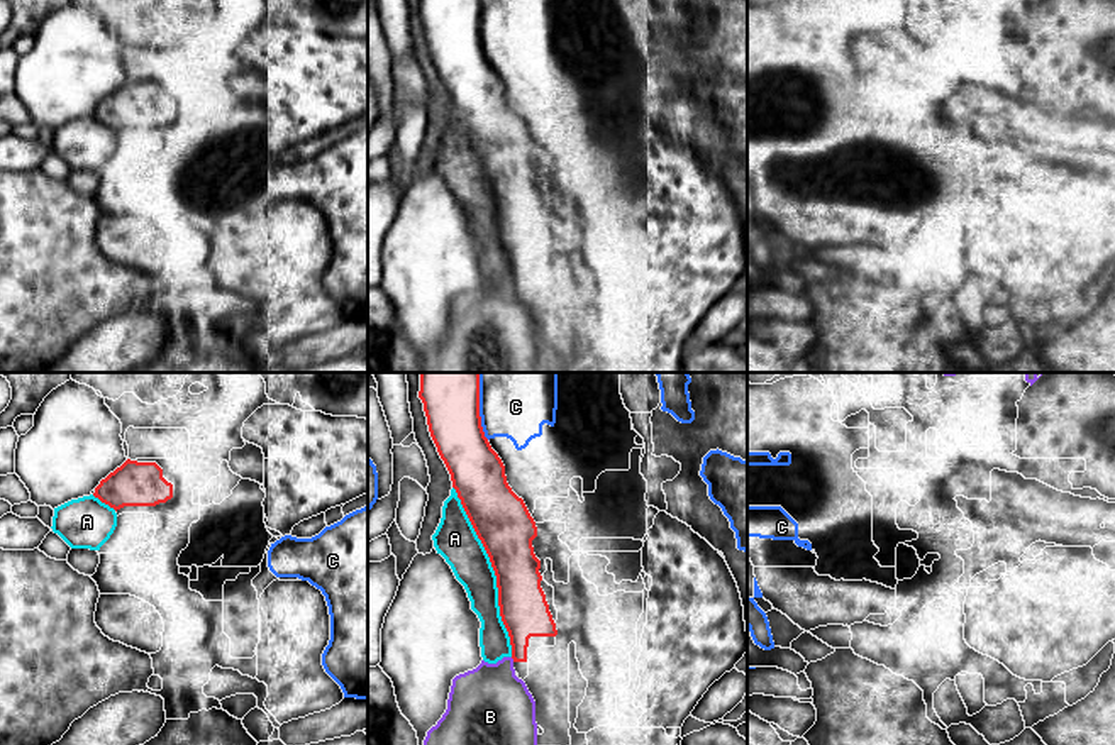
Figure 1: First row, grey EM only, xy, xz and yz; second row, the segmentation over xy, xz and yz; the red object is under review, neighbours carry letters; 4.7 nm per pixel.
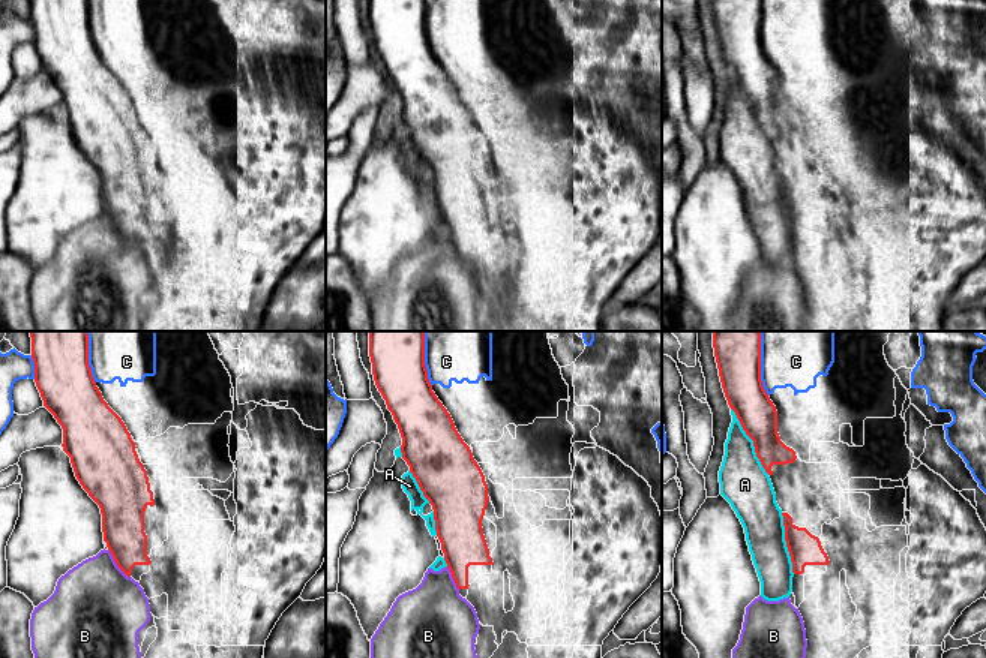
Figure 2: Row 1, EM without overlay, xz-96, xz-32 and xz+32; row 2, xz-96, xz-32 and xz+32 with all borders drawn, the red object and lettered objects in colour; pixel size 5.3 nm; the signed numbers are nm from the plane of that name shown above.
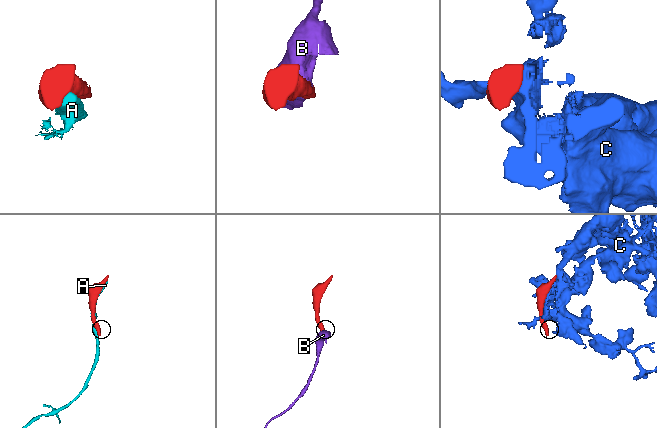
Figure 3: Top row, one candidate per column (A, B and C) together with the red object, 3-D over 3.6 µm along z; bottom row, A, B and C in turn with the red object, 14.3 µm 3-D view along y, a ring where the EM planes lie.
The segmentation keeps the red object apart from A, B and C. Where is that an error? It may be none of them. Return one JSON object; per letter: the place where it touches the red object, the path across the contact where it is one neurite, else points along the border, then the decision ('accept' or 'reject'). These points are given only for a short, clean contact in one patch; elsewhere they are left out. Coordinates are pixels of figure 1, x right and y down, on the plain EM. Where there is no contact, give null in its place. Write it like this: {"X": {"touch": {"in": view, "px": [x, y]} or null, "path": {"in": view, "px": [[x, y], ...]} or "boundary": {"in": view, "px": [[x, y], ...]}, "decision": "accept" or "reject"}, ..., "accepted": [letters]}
{"A": {"touch": {"in": "xz", "px": [493, 190]}, "decision": "reject"}, "B": {"touch": {"in": "xz", "px": [512, 278]}, "boundary": {"in": "xz", "px": [[510, 278], [514, 281]]}, "decision": "reject"}, "C": {"touch": {"in": "xz", "px": [478, 31]}, "decision": "reject"}, "accepted": []}

